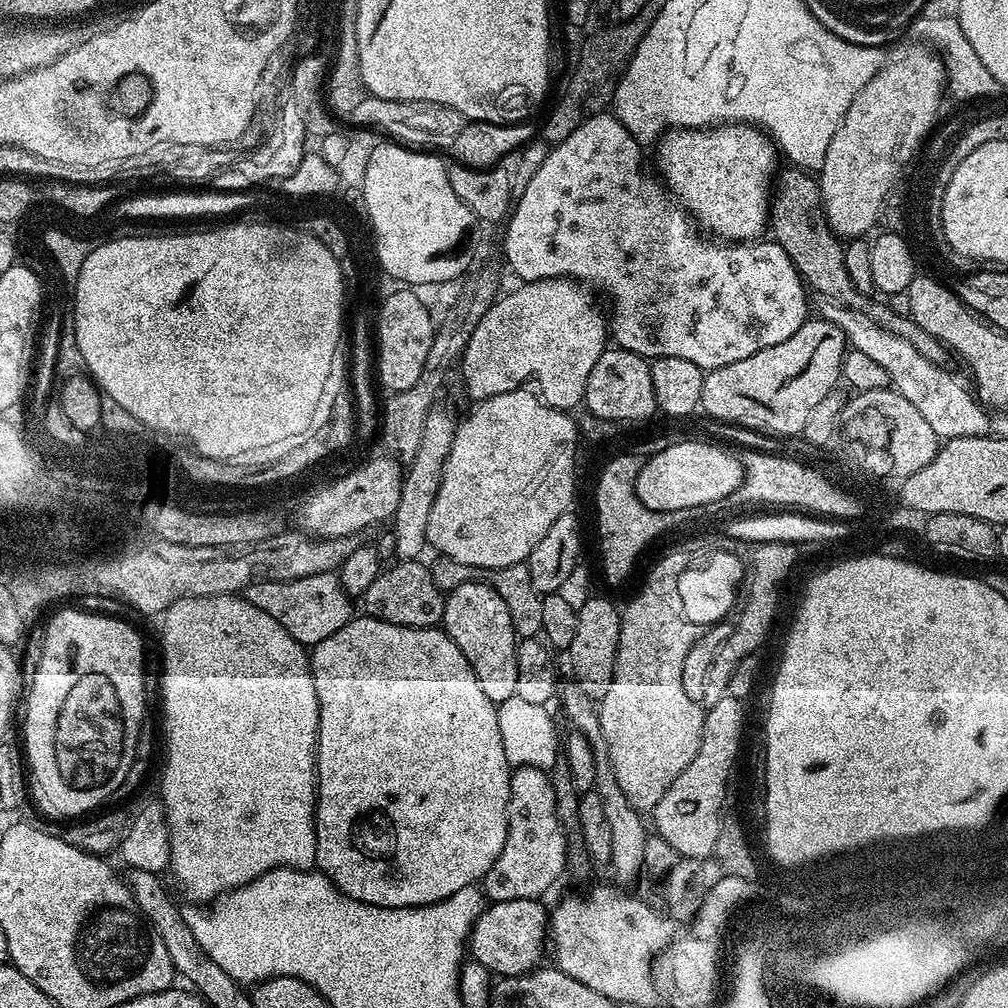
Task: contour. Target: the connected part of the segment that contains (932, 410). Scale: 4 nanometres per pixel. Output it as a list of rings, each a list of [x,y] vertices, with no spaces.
[[[825,301],[822,306],[821,317],[842,329],[853,351],[869,355],[886,370],[893,389],[918,410],[940,440],[985,436],[991,431],[989,413],[975,395],[969,389],[967,391],[943,365],[934,363],[915,350],[908,339],[890,334],[864,312],[842,307],[832,301]]]

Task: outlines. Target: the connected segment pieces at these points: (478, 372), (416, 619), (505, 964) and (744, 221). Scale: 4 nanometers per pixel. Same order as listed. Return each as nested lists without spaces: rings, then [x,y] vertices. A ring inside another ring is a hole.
[[[530,280],[516,287],[505,291],[488,307],[470,334],[469,344],[465,346],[458,364],[464,375],[464,384],[468,387],[468,396],[472,402],[489,400],[491,396],[524,388],[527,380],[533,380],[545,404],[551,408],[572,410],[575,404],[583,401],[590,370],[594,370],[594,362],[598,362],[609,343],[610,329],[605,313],[596,309],[593,293],[583,283],[574,280]]]
[[[419,559],[396,560],[393,568],[385,567],[374,578],[370,590],[362,597],[363,611],[376,620],[407,628],[435,628],[444,618],[445,593],[434,582],[431,567]]]
[[[498,900],[489,903],[480,913],[475,924],[472,926],[472,935],[468,938],[467,947],[470,949],[471,959],[477,960],[493,977],[503,978],[506,976],[521,976],[527,972],[535,972],[541,967],[540,960],[546,956],[546,945],[550,940],[550,912],[543,908],[540,900]]]
[[[743,124],[673,128],[659,137],[656,146],[656,164],[663,183],[705,233],[724,242],[755,242],[765,235],[770,224],[774,177],[778,172],[778,149],[767,132]]]

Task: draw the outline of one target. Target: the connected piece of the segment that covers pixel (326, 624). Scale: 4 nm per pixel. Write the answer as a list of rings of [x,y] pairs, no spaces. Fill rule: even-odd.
[[[336,572],[310,574],[306,578],[293,580],[255,580],[242,595],[258,606],[258,610],[266,610],[266,614],[270,614],[270,618],[274,618],[274,622],[290,634],[290,638],[305,646],[315,646],[330,638],[330,634],[342,630],[342,626],[346,626],[354,616],[353,601],[344,592]]]

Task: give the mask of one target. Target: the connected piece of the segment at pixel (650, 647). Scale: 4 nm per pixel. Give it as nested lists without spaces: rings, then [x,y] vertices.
[[[657,559],[653,564],[644,580],[644,589],[628,605],[623,605],[614,678],[610,690],[606,690],[598,702],[600,725],[614,766],[614,778],[618,778],[618,786],[622,786],[630,806],[641,814],[651,813],[662,794],[670,790],[674,778],[694,762],[694,754],[698,754],[702,742],[705,713],[684,685],[684,663],[702,634],[702,628],[688,621],[682,613],[676,584],[668,584],[668,560]]]

